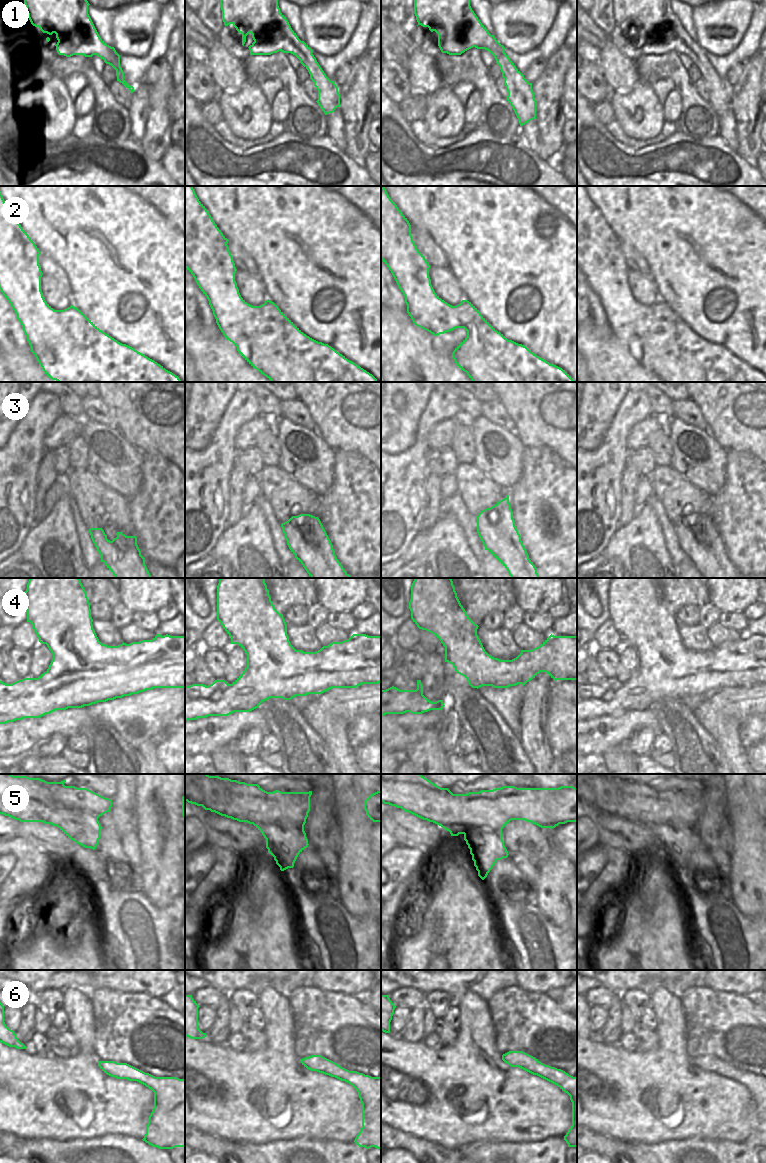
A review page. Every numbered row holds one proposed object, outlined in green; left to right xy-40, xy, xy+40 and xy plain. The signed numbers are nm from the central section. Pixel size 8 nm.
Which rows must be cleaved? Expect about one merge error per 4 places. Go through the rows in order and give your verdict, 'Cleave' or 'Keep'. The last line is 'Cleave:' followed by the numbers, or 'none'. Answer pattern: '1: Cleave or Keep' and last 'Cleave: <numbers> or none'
1: Keep
2: Keep
3: Keep
4: Keep
5: Cleave
6: Keep
Cleave: 5.

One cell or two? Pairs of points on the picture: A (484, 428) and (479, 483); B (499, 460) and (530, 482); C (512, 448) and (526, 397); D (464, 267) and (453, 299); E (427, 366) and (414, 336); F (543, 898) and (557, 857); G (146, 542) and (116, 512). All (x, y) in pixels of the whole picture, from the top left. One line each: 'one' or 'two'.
A: two
B: two
C: two
D: two
E: one
F: one
G: two

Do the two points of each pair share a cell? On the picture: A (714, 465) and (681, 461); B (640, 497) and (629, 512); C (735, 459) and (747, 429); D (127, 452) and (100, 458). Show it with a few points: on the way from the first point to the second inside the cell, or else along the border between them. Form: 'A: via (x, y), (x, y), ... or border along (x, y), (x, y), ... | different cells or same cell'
A: via (705, 465), (703, 463), (695, 463), (688, 457) | same cell
B: border along (639, 481), (635, 489), (636, 507) | different cells
C: border along (727, 449), (743, 449), (755, 456) | different cells
D: via (120, 458), (107, 458) | same cell

